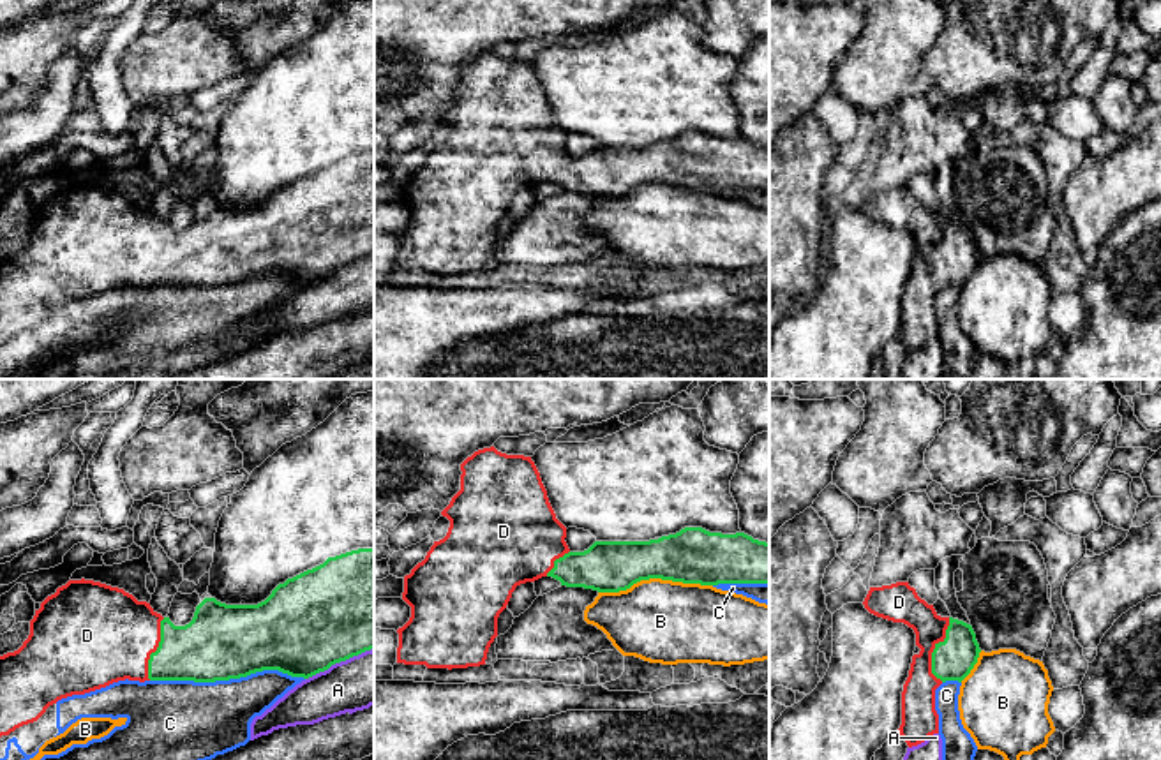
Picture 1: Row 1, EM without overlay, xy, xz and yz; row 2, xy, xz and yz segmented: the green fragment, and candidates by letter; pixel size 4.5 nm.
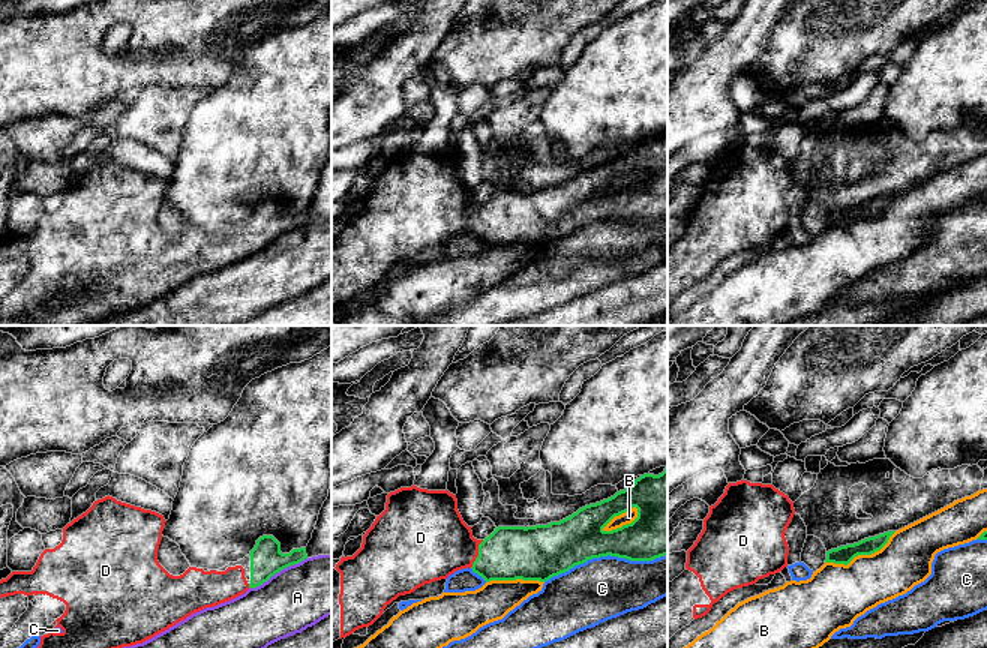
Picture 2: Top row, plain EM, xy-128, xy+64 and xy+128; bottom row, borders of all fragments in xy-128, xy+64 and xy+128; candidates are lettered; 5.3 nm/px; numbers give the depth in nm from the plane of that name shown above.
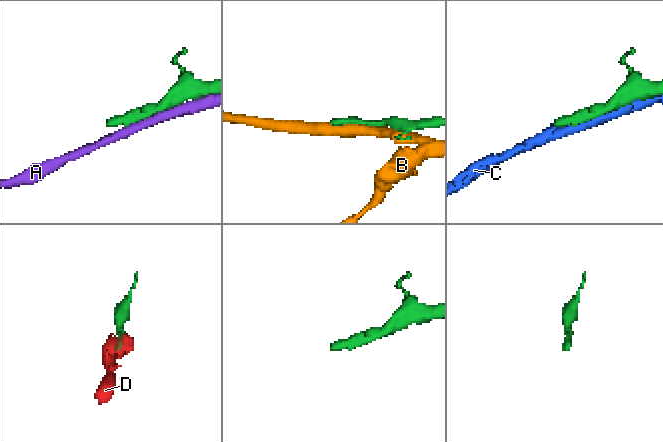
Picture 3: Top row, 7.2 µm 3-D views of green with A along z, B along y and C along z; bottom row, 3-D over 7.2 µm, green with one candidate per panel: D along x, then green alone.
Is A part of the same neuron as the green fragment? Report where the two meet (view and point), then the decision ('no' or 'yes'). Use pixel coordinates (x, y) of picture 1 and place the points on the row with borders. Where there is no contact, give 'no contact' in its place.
xy (339, 662) | no

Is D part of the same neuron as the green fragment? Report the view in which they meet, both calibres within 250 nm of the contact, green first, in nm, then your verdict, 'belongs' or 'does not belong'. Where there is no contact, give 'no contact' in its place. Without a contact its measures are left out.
meets green in yz; 190 nm thick on the green side, 160 nm on the other; belongs

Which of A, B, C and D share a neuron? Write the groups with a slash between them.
A / B / C / D

